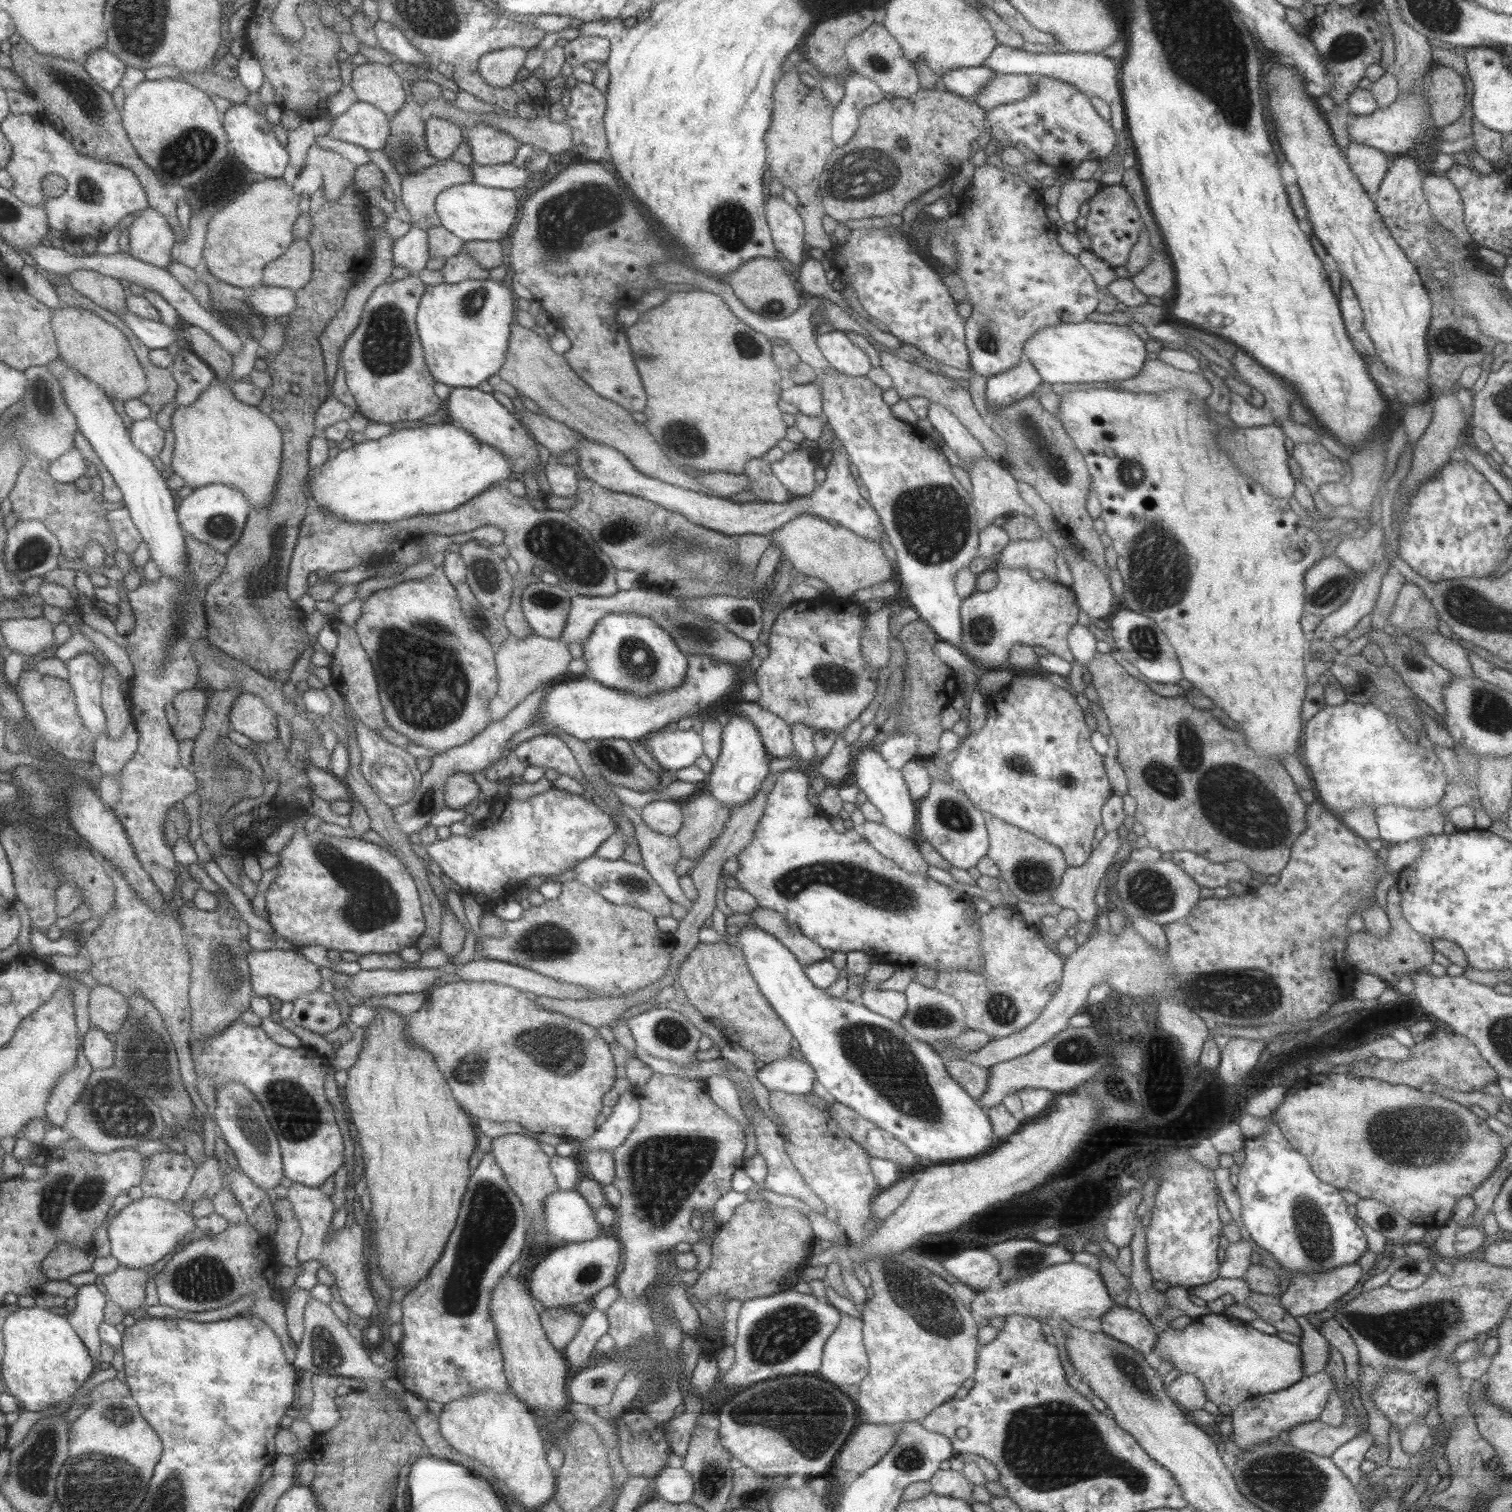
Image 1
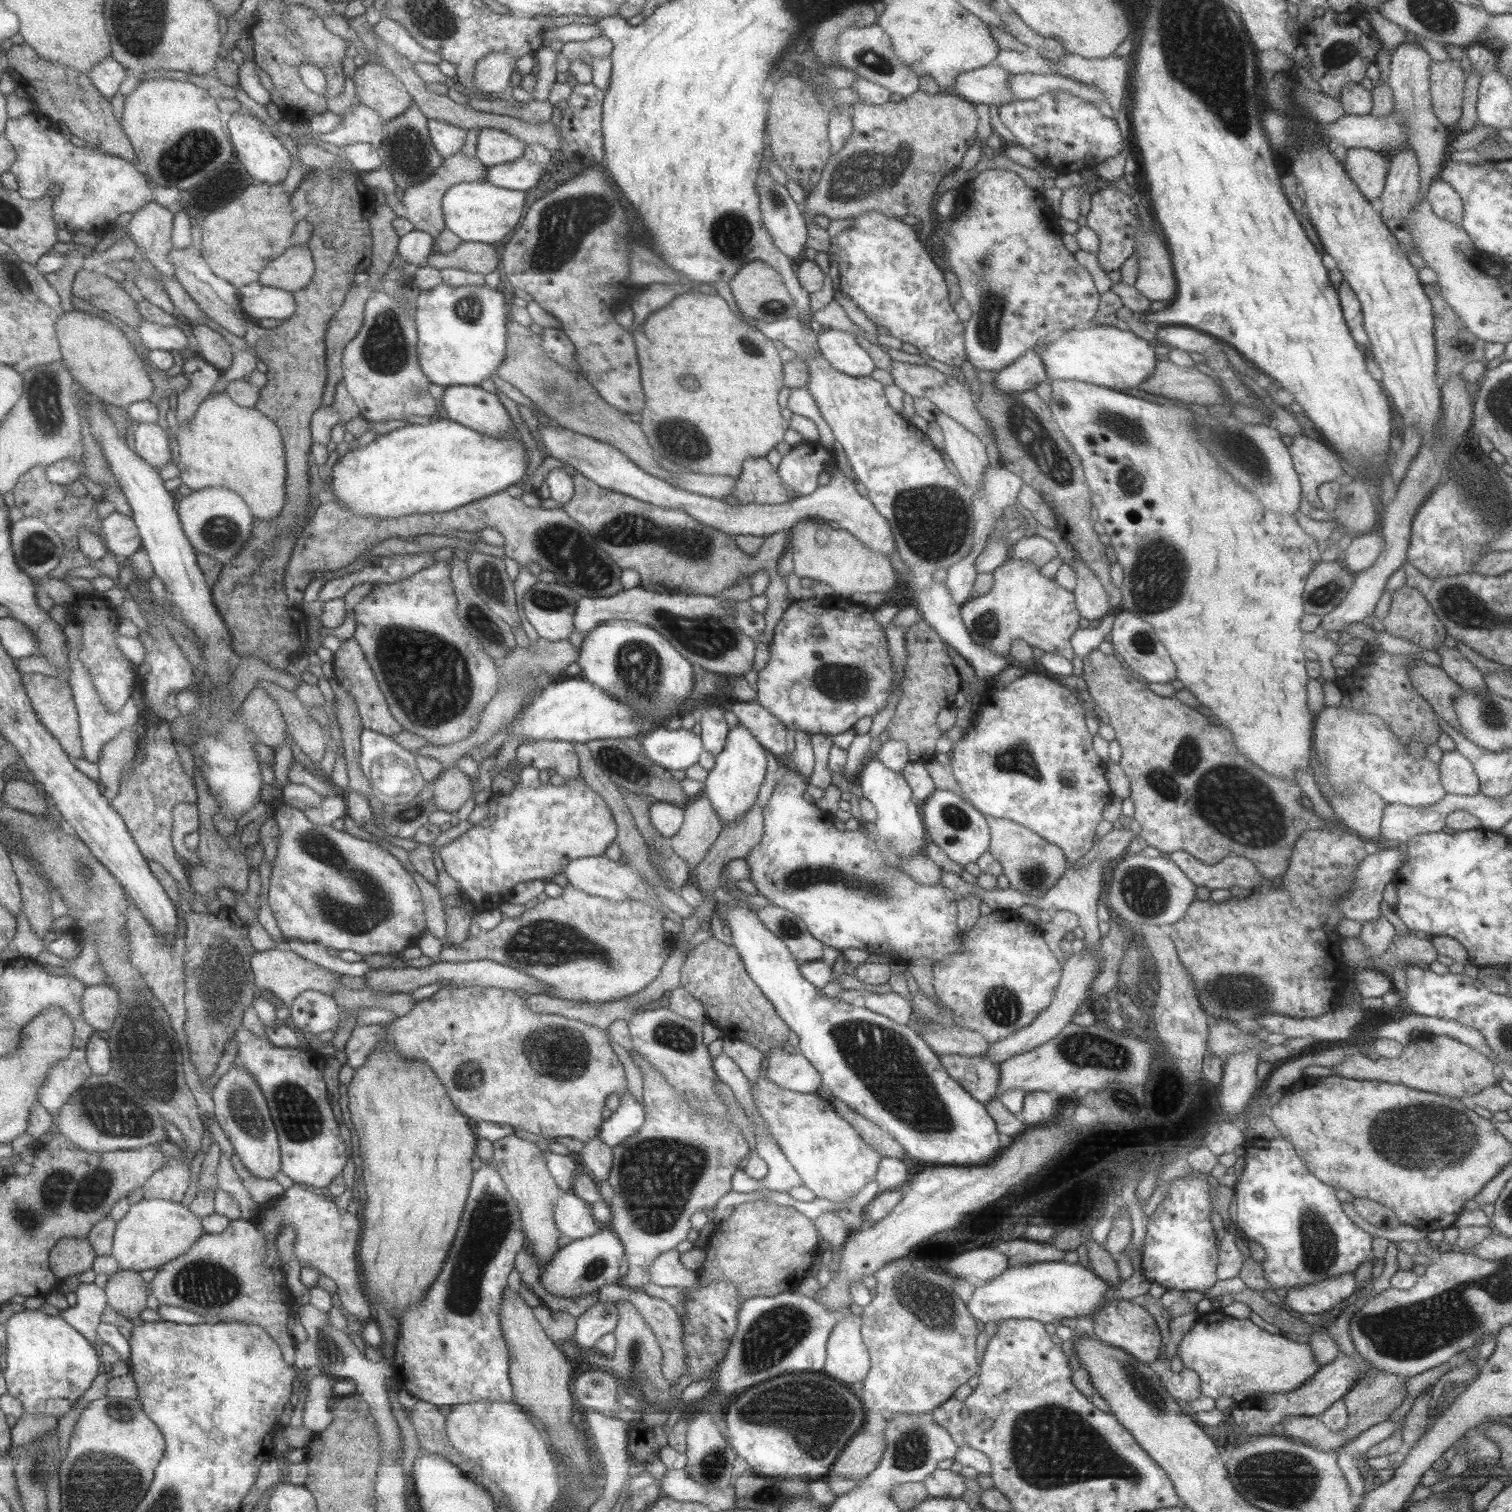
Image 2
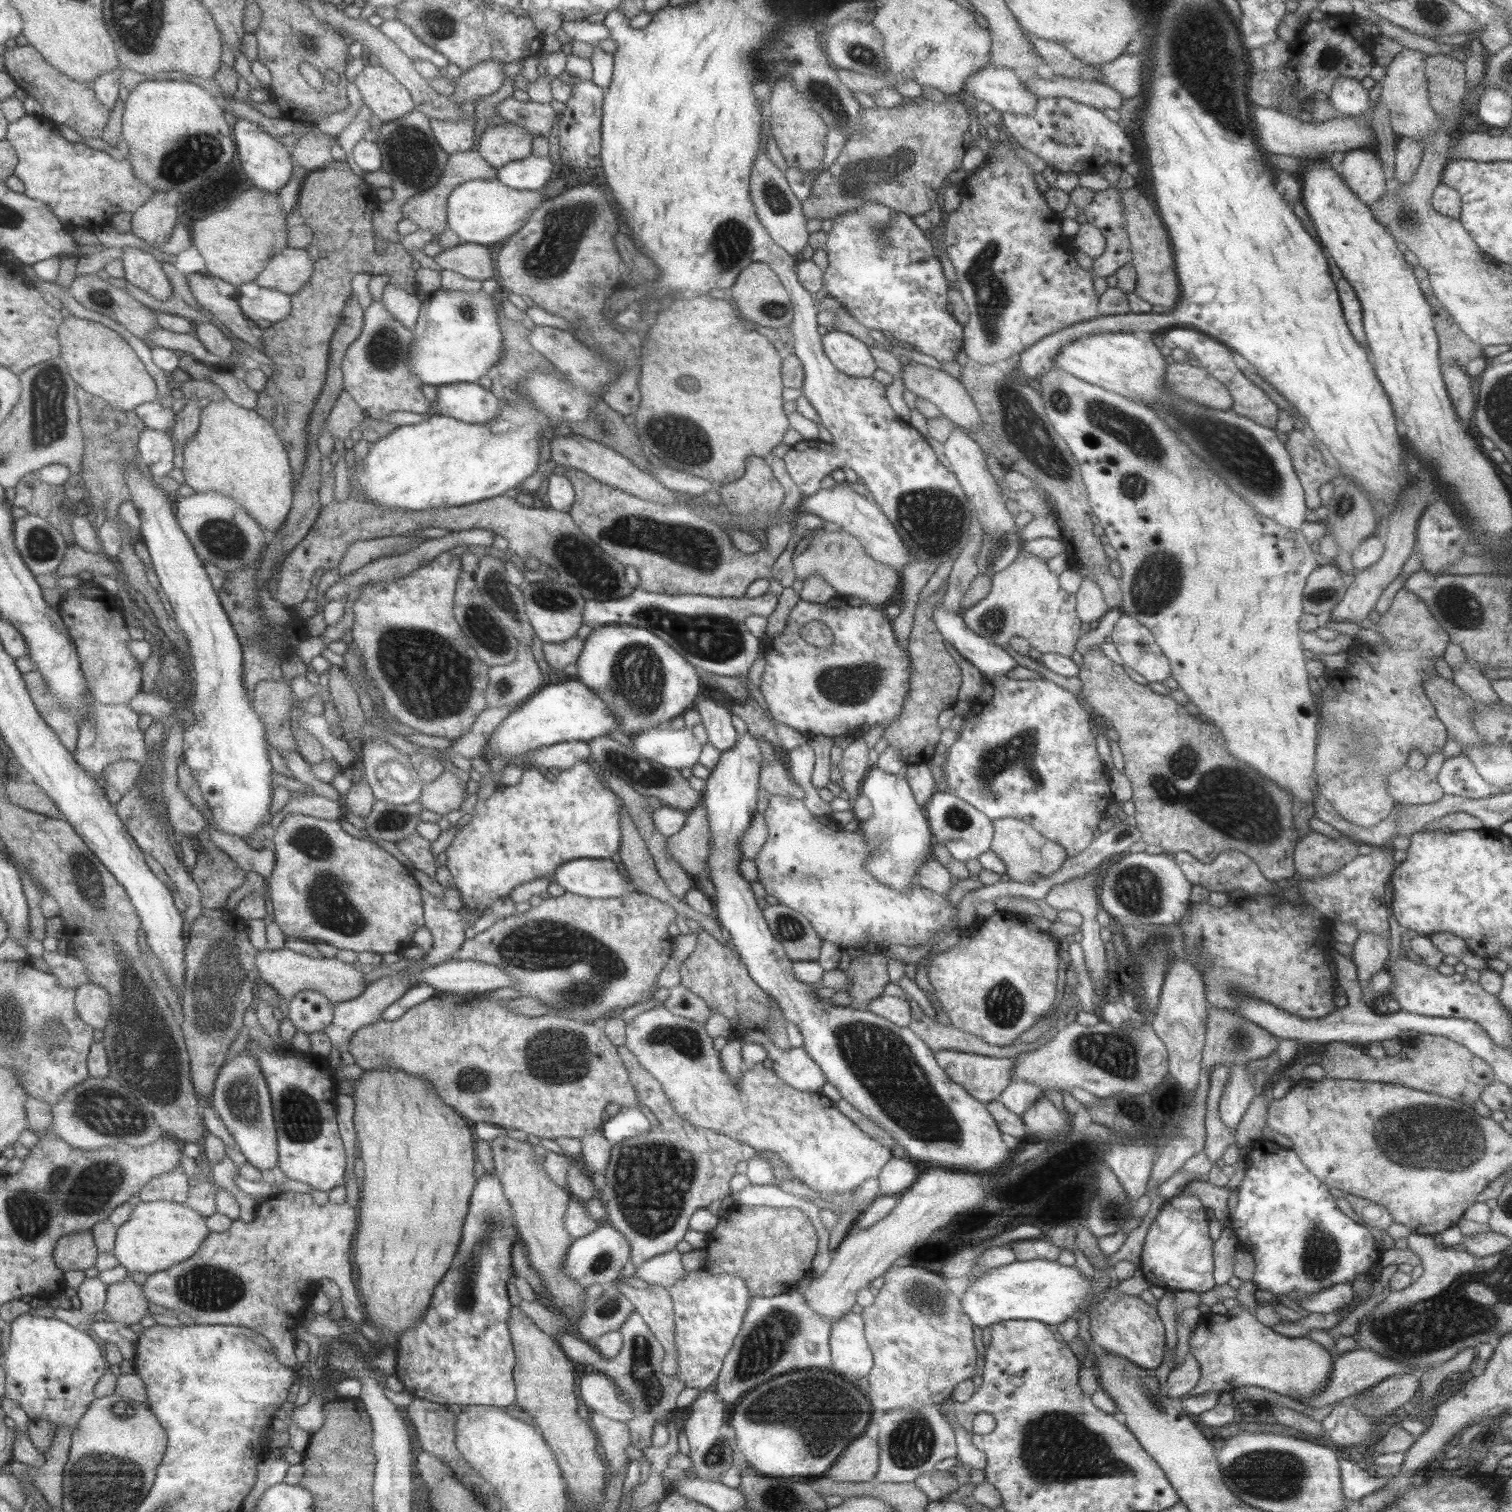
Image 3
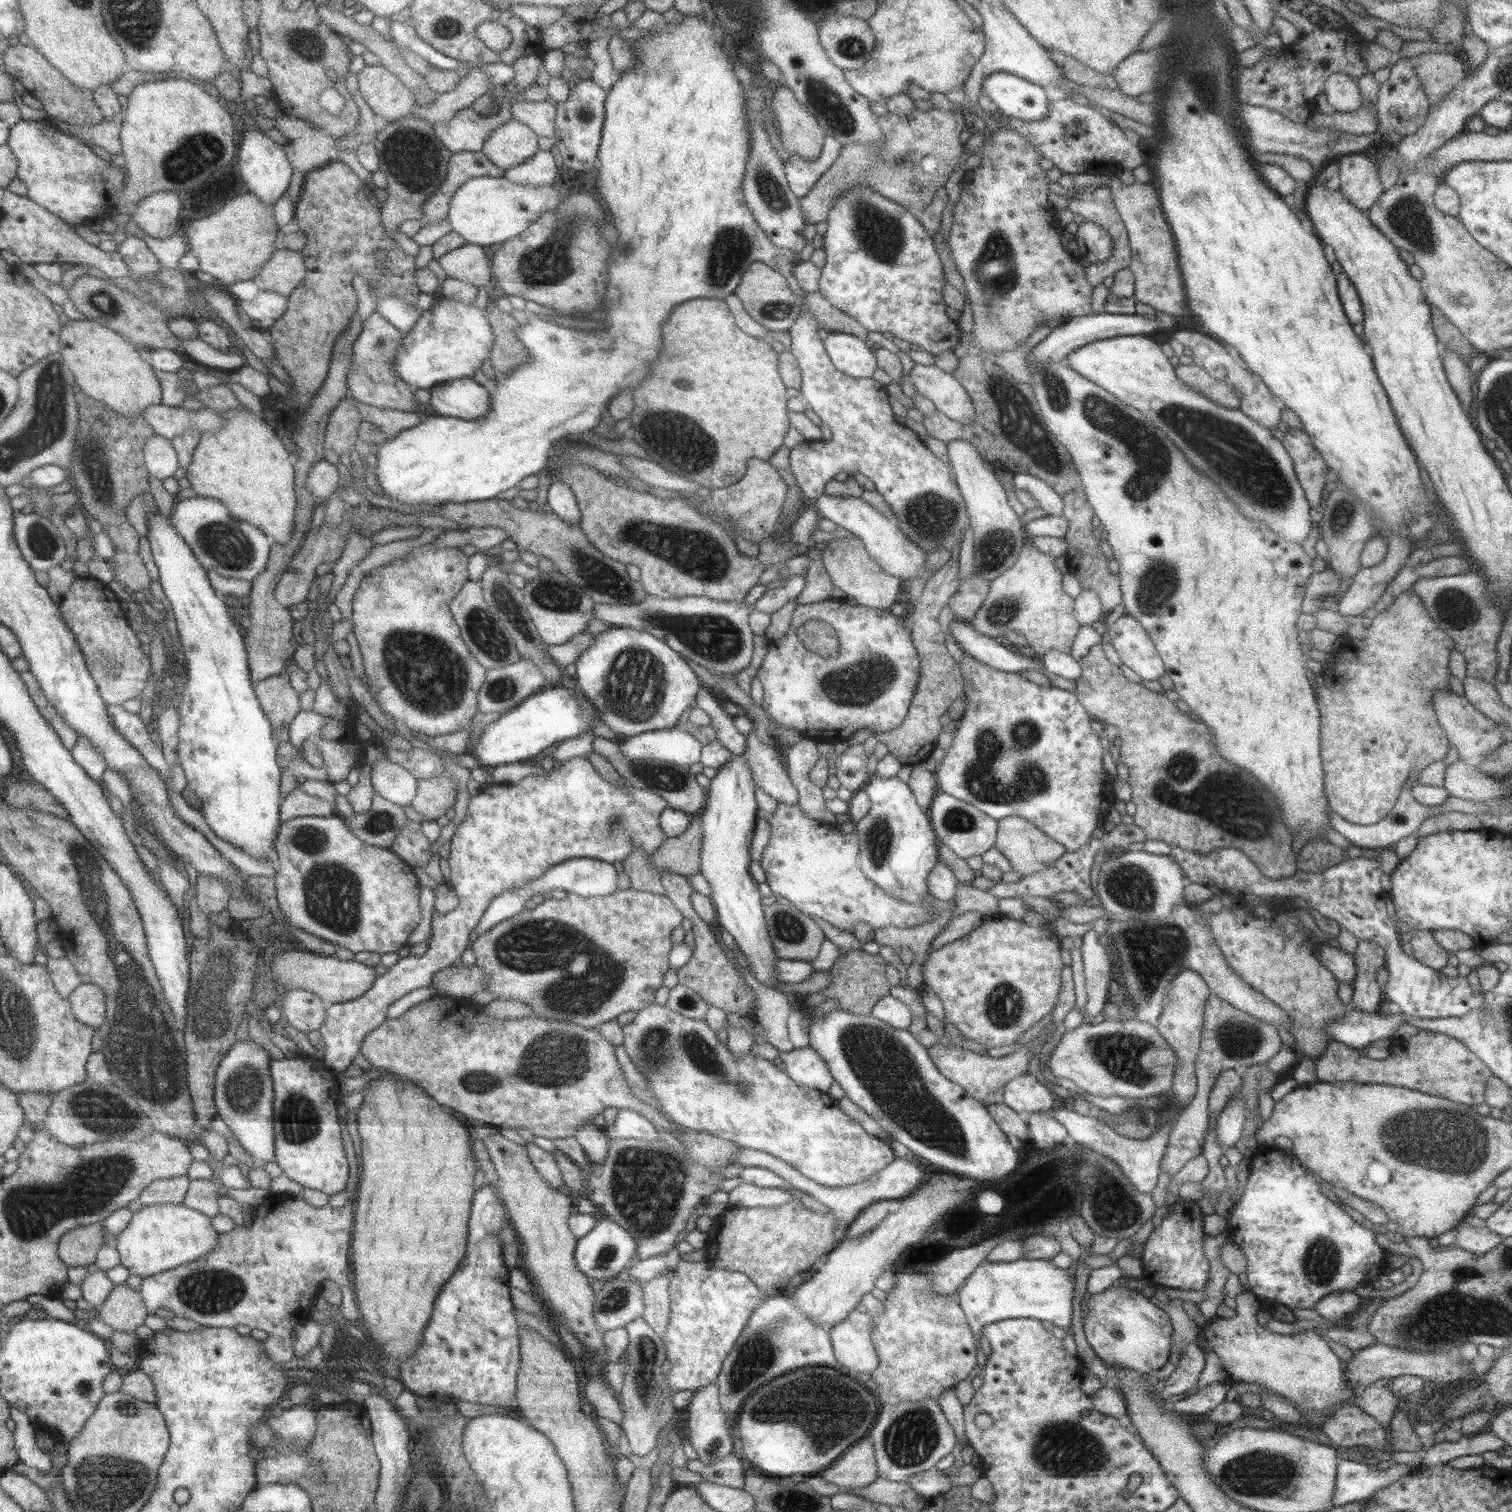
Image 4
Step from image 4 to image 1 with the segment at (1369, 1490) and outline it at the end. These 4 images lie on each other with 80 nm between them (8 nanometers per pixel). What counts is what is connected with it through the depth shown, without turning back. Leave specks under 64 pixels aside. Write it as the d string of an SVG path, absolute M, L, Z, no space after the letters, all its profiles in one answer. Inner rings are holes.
M1367 1432L1362 1437L1355 1436L1349 1439L1330 1454L1335 1467L1356 1487L1360 1486L1361 1480L1359 1466L1363 1462L1367 1449L1373 1444L1373 1437Z

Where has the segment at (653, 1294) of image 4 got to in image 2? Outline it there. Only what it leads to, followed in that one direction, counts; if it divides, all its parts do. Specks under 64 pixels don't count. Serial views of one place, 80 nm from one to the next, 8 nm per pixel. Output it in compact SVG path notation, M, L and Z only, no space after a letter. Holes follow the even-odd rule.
M617 1284L603 1285L598 1288L599 1302L614 1302L614 1300L622 1301L628 1300L631 1304L639 1309L641 1316L644 1318L645 1324L651 1328L651 1332L657 1340L657 1344L662 1350L662 1366L661 1373L663 1378L669 1381L669 1384L674 1384L681 1379L685 1370L685 1361L683 1358L683 1346L681 1346L681 1337L683 1337L683 1330L681 1330L681 1321L675 1313L675 1309L663 1299L648 1296L642 1289L624 1288L624 1286Z

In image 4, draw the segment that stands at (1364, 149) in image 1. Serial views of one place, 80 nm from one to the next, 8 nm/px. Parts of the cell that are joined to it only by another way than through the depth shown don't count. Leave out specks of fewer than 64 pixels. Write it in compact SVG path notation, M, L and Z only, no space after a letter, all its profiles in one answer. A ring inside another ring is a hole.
M1359 152L1342 155L1337 162L1337 189L1365 212L1383 191L1377 166Z

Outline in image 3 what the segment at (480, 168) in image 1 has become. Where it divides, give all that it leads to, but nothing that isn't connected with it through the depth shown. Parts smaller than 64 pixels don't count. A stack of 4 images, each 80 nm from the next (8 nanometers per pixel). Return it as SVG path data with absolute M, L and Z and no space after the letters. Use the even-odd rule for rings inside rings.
M529 155L521 160L507 162L501 168L497 168L495 179L505 186L517 190L537 190L550 180L552 169L547 156L539 158Z

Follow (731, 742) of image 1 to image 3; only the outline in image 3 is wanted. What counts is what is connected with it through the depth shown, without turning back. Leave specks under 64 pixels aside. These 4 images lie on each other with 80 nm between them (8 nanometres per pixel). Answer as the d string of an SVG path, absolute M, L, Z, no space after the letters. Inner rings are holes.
M747 732L738 734L736 741L719 755L701 792L701 802L705 805L708 826L712 830L709 853L705 860L708 880L715 888L712 903L721 927L729 932L733 948L746 966L751 981L777 1003L786 1022L796 1026L802 1036L802 1049L822 1070L826 1082L838 1090L841 1099L885 1130L903 1154L929 1162L933 1167L960 1171L995 1172L997 1168L1004 1167L1011 1158L1011 1150L1003 1142L1003 1136L986 1105L969 1096L962 1086L954 1083L943 1072L936 1063L934 1052L909 1027L897 1026L866 1008L835 1006L828 1000L817 998L811 985L803 984L794 977L792 960L785 954L778 938L769 931L761 913L761 902L754 898L750 882L742 878L738 871L739 862L743 860L739 853L739 837L749 826L758 799L762 757L755 739Z

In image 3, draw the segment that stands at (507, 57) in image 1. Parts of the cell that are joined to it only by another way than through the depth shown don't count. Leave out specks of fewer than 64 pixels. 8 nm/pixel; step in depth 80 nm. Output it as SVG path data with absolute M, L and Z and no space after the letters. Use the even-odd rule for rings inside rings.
M498 60L478 62L465 74L461 73L456 78L456 85L451 98L454 103L461 101L474 102L482 96L497 92L504 79L502 63Z

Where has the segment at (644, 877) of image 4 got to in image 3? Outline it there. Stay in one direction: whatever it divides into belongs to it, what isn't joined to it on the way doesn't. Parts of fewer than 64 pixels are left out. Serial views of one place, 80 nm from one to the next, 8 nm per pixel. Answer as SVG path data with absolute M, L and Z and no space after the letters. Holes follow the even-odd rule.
M625 810L620 814L620 841L618 854L634 890L647 894L655 899L669 904L673 911L685 918L691 925L696 924L699 912L692 910L684 901L677 898L665 888L659 877L655 864L636 826Z

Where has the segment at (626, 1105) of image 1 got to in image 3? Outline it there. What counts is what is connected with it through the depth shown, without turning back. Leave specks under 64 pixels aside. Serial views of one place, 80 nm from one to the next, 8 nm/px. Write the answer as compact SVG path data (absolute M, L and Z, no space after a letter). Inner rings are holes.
M632 1106L620 1107L619 1111L609 1117L600 1126L599 1132L610 1143L621 1140L643 1136L649 1132L649 1122L639 1111L639 1108Z

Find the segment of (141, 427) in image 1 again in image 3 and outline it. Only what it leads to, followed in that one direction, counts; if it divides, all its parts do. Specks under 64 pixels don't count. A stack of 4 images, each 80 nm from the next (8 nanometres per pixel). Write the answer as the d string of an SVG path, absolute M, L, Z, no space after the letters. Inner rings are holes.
M145 430L139 438L139 451L156 479L167 476L167 472L175 466L175 444L163 430Z

